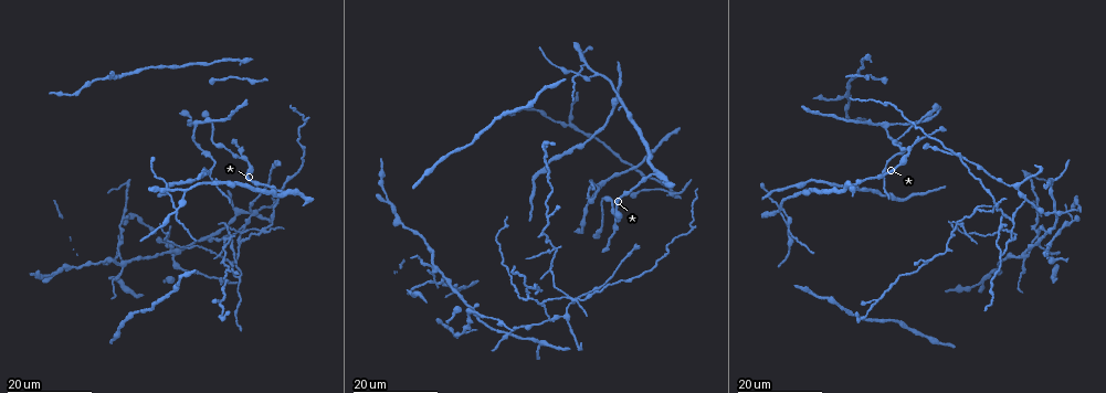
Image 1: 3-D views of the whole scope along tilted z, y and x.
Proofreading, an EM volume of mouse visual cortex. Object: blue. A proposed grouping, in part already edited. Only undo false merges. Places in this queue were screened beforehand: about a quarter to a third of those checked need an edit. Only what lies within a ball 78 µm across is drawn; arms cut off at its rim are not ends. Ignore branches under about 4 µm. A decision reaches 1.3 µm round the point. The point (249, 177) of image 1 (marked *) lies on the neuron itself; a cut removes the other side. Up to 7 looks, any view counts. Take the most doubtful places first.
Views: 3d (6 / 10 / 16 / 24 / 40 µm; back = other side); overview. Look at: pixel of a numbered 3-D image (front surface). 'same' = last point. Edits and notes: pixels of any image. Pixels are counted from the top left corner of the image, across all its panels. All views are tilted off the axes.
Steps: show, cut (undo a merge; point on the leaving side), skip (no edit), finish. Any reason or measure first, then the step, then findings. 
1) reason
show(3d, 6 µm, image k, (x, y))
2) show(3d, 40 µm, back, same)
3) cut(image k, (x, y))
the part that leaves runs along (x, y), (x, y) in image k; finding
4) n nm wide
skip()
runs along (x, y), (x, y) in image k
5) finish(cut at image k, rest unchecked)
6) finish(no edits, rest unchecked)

looks like a crossing
show(3d, 16 µm, image 1, (176, 211))

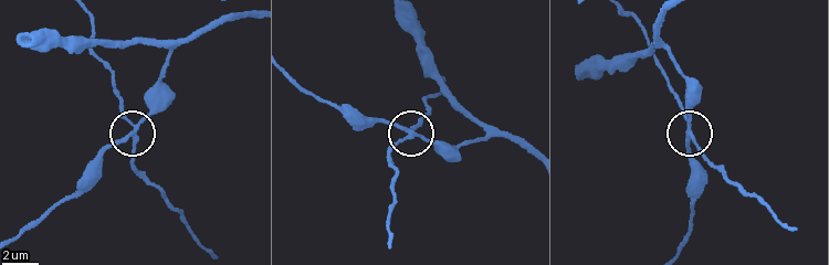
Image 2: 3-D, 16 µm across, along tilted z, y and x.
show(3d, 10 µm, image 2, (405, 129))

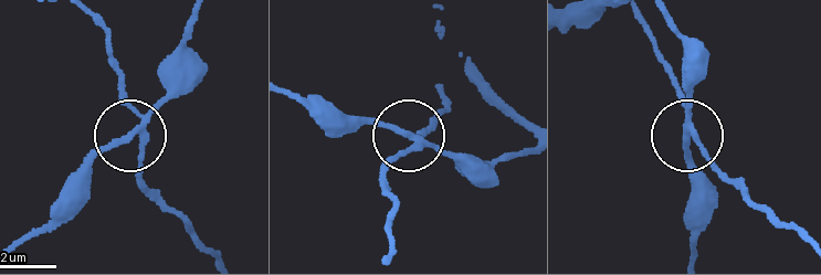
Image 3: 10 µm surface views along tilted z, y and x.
4 arms
cut(image 3, (137, 168))
the part that leaves runs along (144, 125), (124, 91), (108, 30), (93, 16) in image 3; a second neuron is stuck on

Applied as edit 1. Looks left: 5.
branch point
show(3d, 16 µm, image 1, (244, 225))

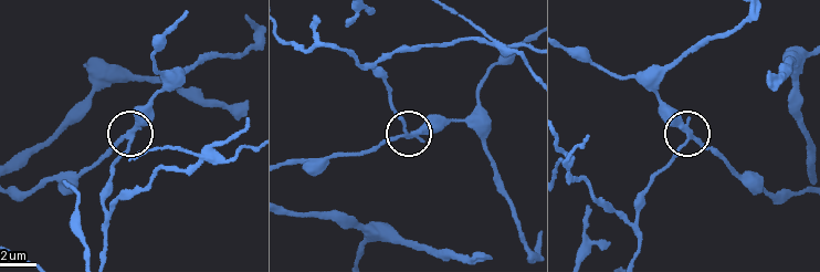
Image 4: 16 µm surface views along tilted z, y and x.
closer look
show(3d, 10 µm, image 4, (126, 134))

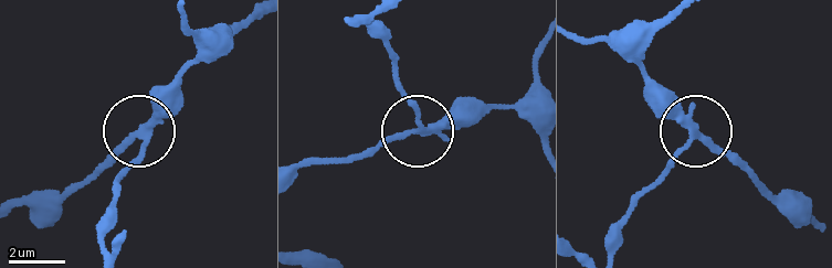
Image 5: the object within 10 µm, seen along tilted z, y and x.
cut(image 5, (139, 160))
the part that leaves runs along (428, 128), (370, 29), (377, 13) in image 5; two neurons meet here

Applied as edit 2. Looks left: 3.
arms part here
show(3d, 16 µm, image 1, (469, 316))

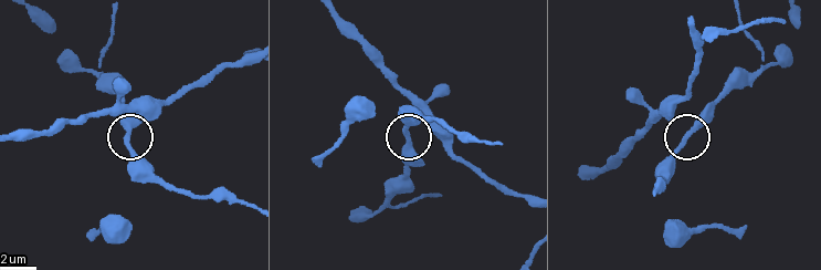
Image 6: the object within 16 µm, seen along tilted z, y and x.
zoom in
show(3d, 6 µm, image 6, (696, 128))

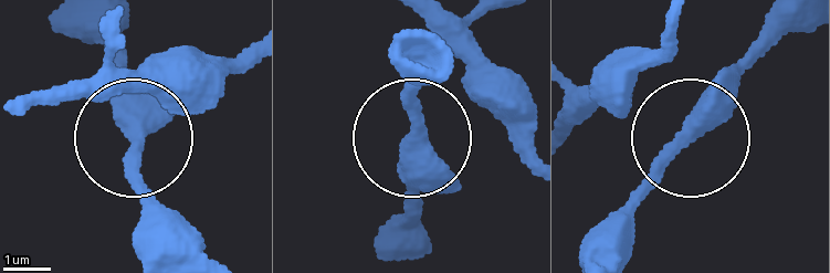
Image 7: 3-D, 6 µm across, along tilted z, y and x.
show(3d, 6 µm, back, image 7, (135, 142))

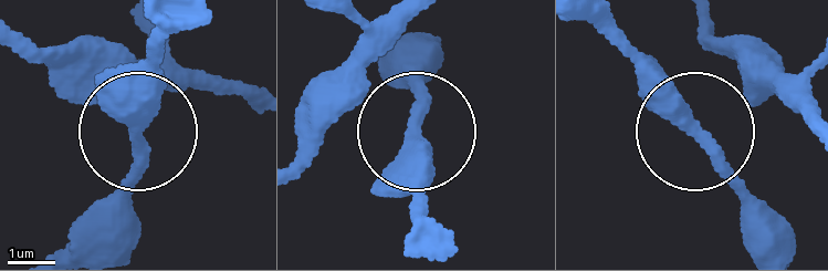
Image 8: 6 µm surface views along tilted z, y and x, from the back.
300 nm wide
skip()
one neuron here

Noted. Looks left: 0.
finish(cut at image 3, cut at image 5, rest unchecked)

